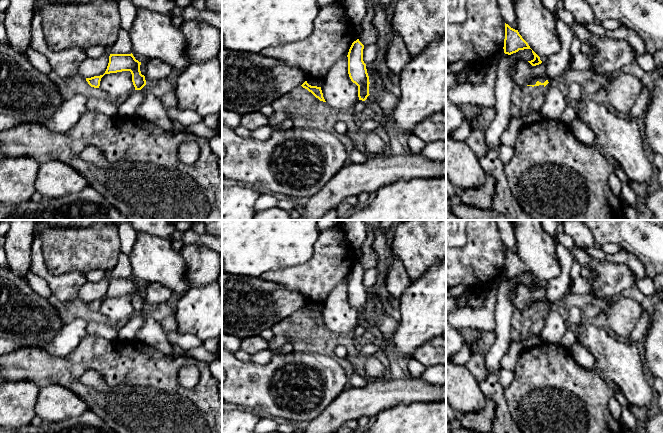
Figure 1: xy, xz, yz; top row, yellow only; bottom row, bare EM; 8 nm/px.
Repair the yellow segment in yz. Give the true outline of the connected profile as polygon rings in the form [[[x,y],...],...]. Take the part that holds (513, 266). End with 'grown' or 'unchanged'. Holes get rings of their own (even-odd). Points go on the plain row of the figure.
[[[505,247],[505,263],[504,263],[504,277],[511,279],[519,274],[531,273],[528,267],[522,262],[518,254],[511,252]]] | unchanged

